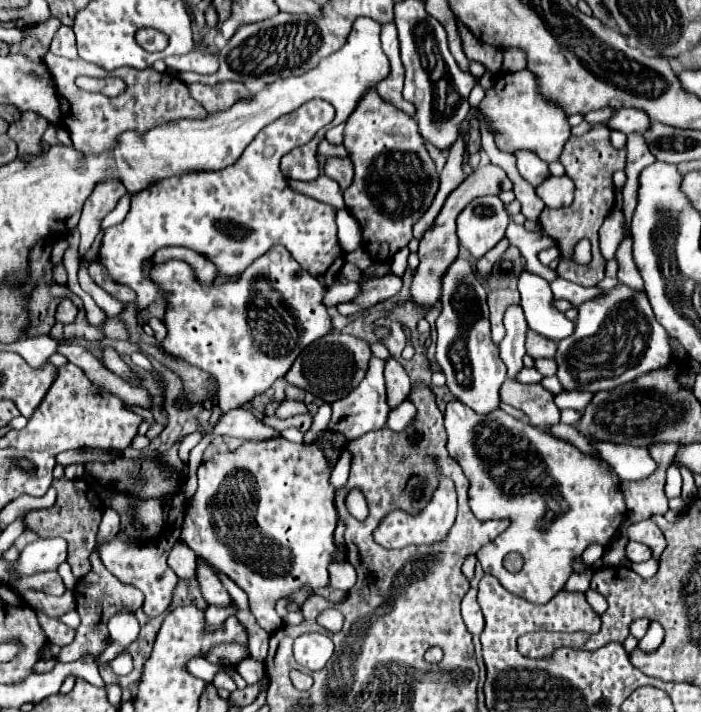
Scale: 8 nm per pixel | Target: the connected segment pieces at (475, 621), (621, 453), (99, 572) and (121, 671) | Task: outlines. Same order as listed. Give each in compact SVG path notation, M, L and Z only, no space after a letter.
M470 588L466 592L466 596L462 598L462 618L464 618L464 624L466 624L470 634L474 634L474 636L482 634L482 630L484 630L484 616L482 616L480 606L476 602L476 588Z
M588 440L590 446L598 450L598 454L612 464L620 480L642 480L648 478L656 470L656 462L650 458L646 448L640 446L628 446L628 444L596 444L594 440Z
M96 552L90 555L90 562L92 562L92 570L82 578L88 584L78 584L74 588L76 612L80 614L82 622L80 622L80 628L76 630L74 642L64 646L60 650L60 654L56 656L58 662L72 662L72 660L78 660L86 654L100 654L106 648L104 640L108 636L108 628L106 628L108 618L114 616L116 612L120 612L122 608L136 610L144 602L142 592L138 588L128 586L128 584L120 584L120 580L116 580L116 576L112 576L112 572L108 572L108 568L104 568L104 564L102 564L100 556L96 556Z
M126 650L120 652L114 660L110 660L110 668L112 668L114 674L118 674L118 676L130 674L130 672L132 672L132 656L130 656Z

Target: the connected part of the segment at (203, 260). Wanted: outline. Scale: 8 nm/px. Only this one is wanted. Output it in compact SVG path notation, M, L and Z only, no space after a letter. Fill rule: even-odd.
M160 248L160 252L156 252L154 260L156 262L166 262L170 258L178 258L178 260L186 260L194 272L196 272L196 278L202 282L202 284L210 284L216 280L218 272L214 268L214 264L200 252L192 252L188 248Z

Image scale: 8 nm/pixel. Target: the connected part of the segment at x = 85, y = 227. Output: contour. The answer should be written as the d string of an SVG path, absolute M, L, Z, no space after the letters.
M100 180L100 184L96 184L96 188L92 190L92 196L88 196L84 210L82 210L82 216L80 216L80 224L78 224L78 230L82 234L79 262L83 260L84 252L96 240L104 216L114 210L118 198L124 192L126 192L126 188L124 188L124 184L120 184L120 180Z

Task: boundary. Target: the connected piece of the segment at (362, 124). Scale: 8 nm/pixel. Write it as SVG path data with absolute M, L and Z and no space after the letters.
M376 88L372 92L364 92L364 100L356 106L356 112L346 120L344 130L344 146L348 150L348 158L354 164L354 180L344 190L344 202L348 212L358 220L362 230L362 246L372 258L372 262L386 264L398 250L406 248L412 240L412 226L420 220L420 216L432 204L438 192L438 172L436 166L424 146L424 138L418 132L418 124L406 112L392 108L386 100L380 100Z

